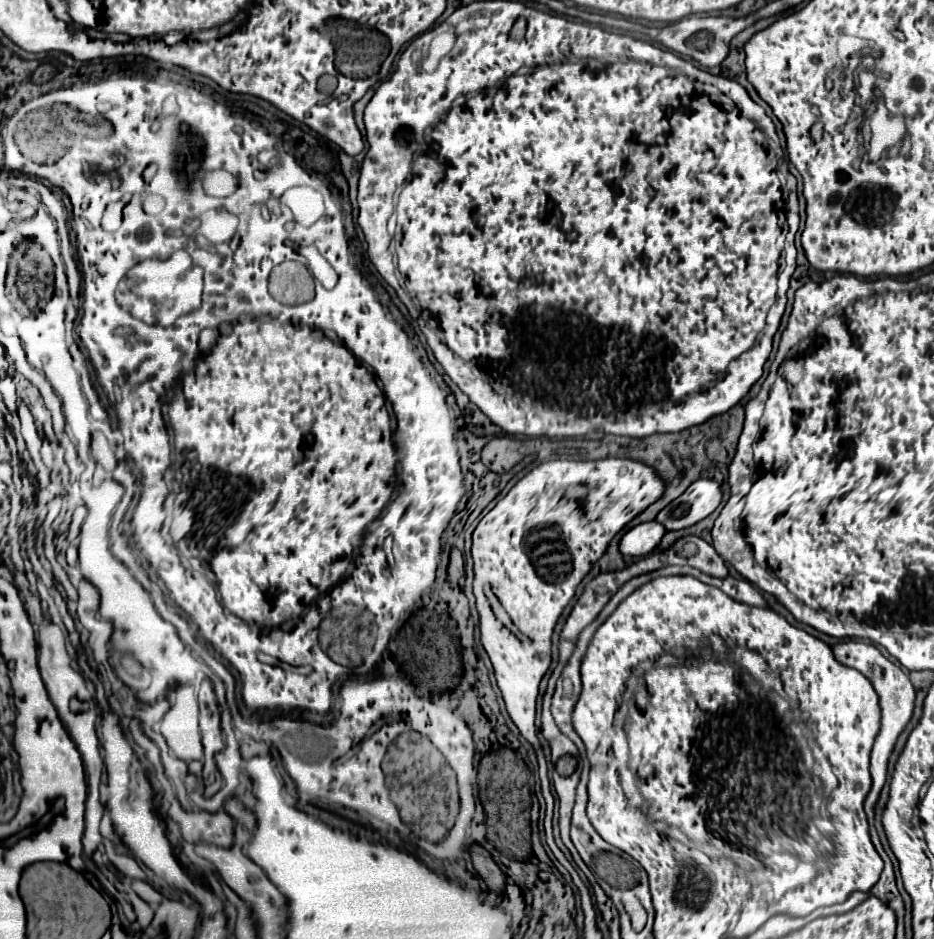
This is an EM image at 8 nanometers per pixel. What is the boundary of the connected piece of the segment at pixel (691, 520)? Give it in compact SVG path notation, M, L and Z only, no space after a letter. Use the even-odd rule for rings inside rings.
M712 479L694 481L678 499L666 505L656 521L662 523L668 531L690 527L706 519L722 501L720 485Z

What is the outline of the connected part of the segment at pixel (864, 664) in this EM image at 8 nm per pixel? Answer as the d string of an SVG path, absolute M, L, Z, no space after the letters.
M856 637L856 641L854 641L854 639L848 639L848 641L842 641L842 643L836 643L836 645L832 645L832 653L834 653L834 657L836 657L836 659L838 659L842 665L854 667L854 669L858 669L862 675L866 675L866 677L870 679L872 687L876 689L878 697L880 697L882 721L880 721L880 733L876 735L874 749L872 749L872 761L870 761L870 773L872 773L872 791L870 791L870 795L868 795L868 799L866 799L866 805L864 805L864 809L866 809L866 813L868 813L870 829L876 829L876 827L874 827L874 803L876 803L876 799L878 799L878 795L880 795L880 791L882 791L882 787L884 787L884 781L886 781L886 765L888 765L888 757L890 757L890 753L892 753L892 747L894 747L894 743L896 743L898 735L902 733L902 729L906 727L908 719L912 717L912 709L914 709L914 687L912 687L912 683L910 683L908 675L906 675L906 673L904 673L904 671L902 671L902 669L900 669L896 663L892 663L892 660L896 660L901 665L902 663L900 663L900 661L898 661L894 655L890 655L886 647L882 647L882 645L878 645L878 643L870 641L870 639Z

